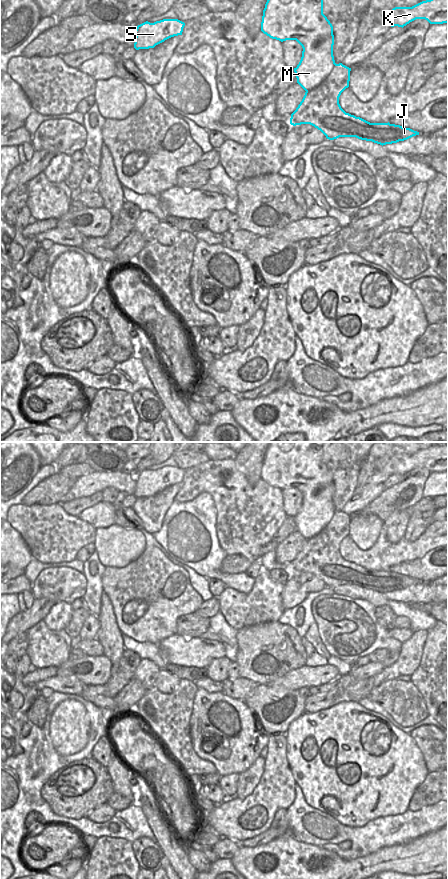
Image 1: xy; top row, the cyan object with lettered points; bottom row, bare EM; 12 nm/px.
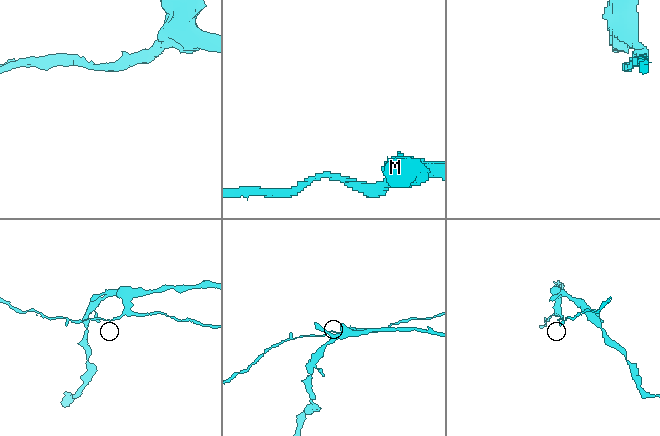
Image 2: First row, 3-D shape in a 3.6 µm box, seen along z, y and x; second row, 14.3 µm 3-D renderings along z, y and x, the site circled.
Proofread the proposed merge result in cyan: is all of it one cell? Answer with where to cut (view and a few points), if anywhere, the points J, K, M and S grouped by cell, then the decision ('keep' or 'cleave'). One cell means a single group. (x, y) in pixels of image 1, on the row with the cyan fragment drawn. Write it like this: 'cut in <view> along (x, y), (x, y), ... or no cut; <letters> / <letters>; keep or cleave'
cut in xy along (335, 63), (329, 74), (320, 83), (306, 92); J / K M S; cleave

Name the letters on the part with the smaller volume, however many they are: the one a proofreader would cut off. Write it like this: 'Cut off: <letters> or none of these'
Cut off: J

